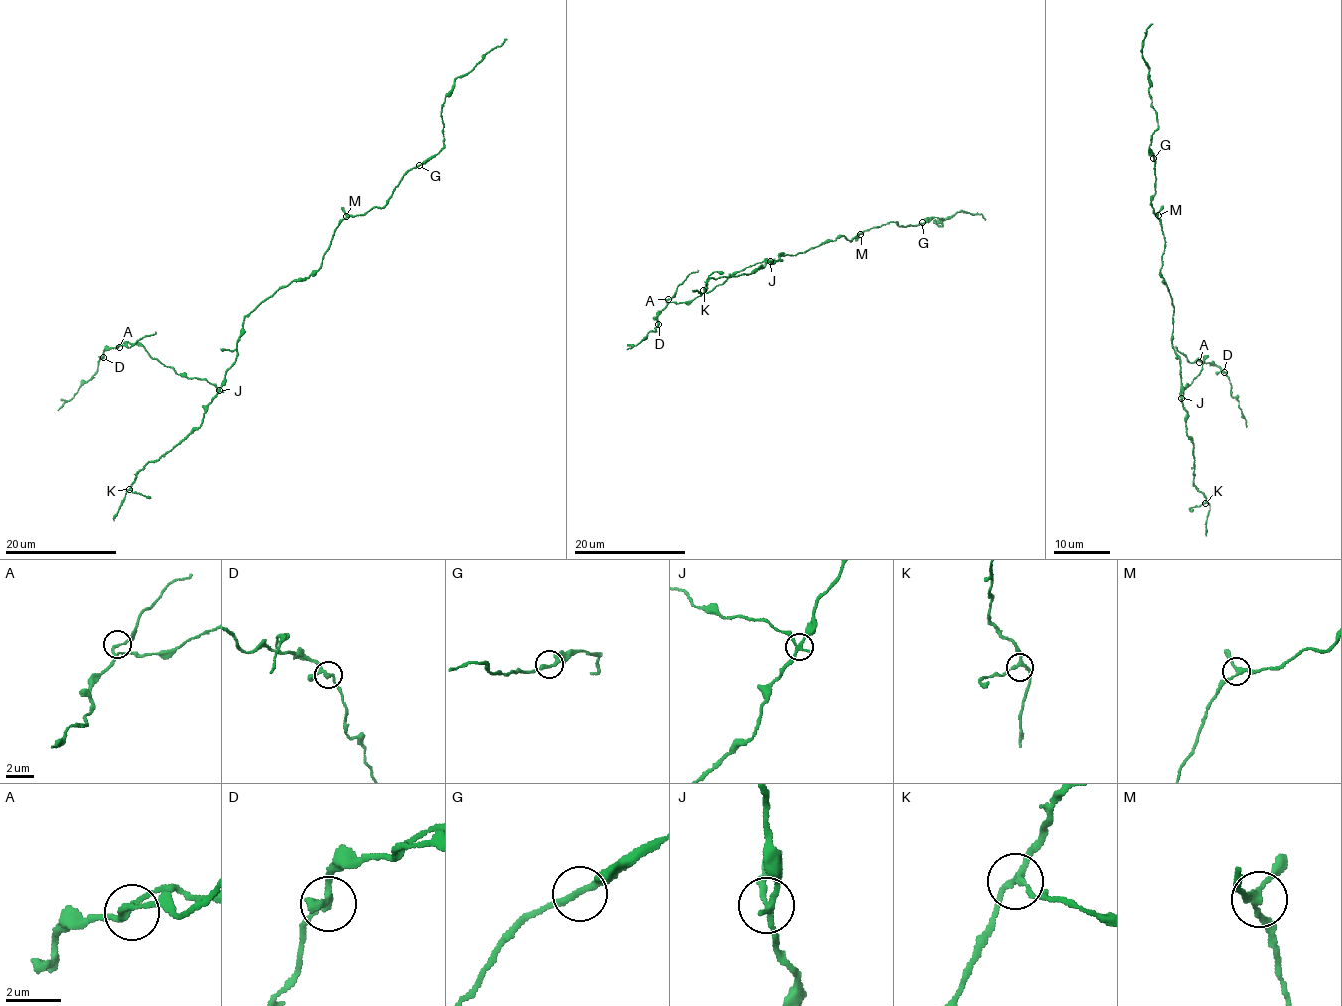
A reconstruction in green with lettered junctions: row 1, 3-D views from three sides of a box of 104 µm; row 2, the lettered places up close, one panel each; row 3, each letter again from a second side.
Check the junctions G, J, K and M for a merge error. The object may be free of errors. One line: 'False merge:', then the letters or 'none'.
False merge: J

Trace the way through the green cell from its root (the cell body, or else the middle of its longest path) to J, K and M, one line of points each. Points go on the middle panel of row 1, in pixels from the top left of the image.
J: (820, 244), (794, 255), (780, 253), (778, 256), (781, 260), (769, 261)
K: (820, 244), (794, 255), (780, 253), (781, 260), (760, 265), (749, 274), (708, 278), (703, 290)
M: (820, 244), (843, 236), (850, 241), (860, 234)

